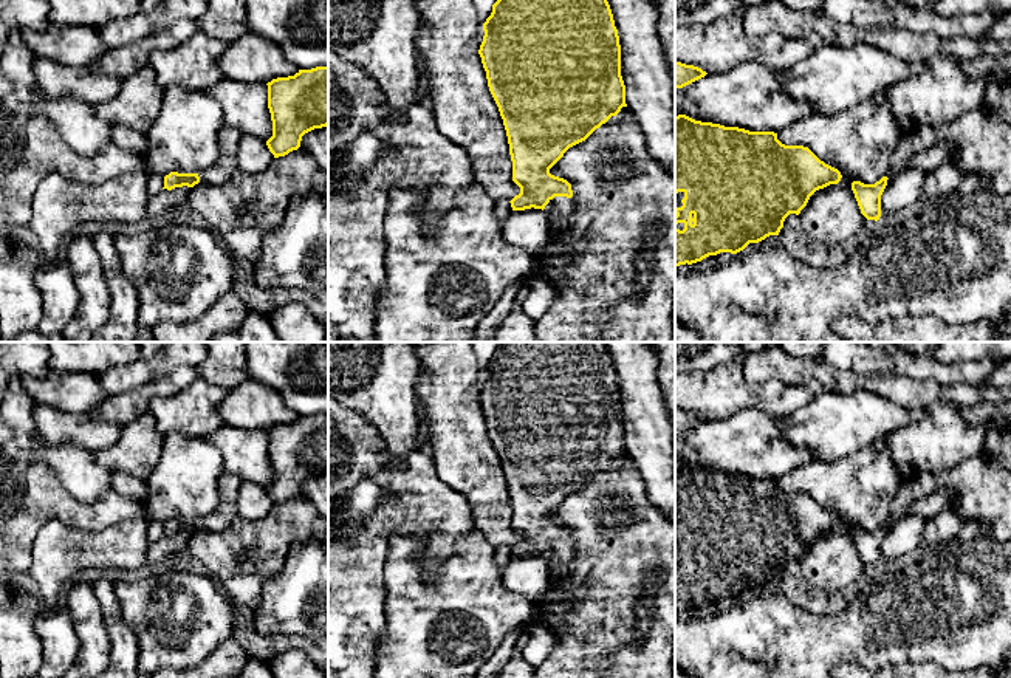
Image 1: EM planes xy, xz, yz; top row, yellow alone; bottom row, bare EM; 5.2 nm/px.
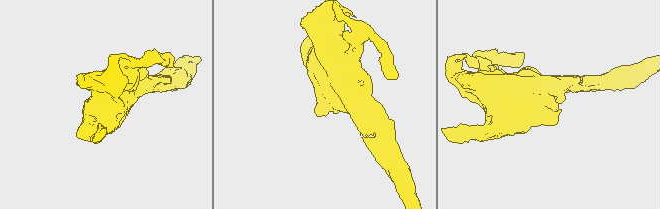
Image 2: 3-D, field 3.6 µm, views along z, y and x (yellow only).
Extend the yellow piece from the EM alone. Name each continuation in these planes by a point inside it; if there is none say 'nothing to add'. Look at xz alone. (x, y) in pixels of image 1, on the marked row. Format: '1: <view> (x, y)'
1: xz (558, 211)

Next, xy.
1: xy (220, 172)

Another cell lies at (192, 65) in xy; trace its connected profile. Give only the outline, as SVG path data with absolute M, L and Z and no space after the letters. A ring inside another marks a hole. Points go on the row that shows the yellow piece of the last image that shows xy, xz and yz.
M198 31L178 46L150 53L147 63L155 70L163 90L180 87L187 91L204 91L224 77L218 68L224 50L226 42Z

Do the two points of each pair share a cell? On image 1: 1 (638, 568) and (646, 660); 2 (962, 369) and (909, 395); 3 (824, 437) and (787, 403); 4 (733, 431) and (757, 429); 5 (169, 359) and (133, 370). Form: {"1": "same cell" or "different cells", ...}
{"1": "same cell", "2": "different cells", "3": "different cells", "4": "same cell", "5": "same cell"}

